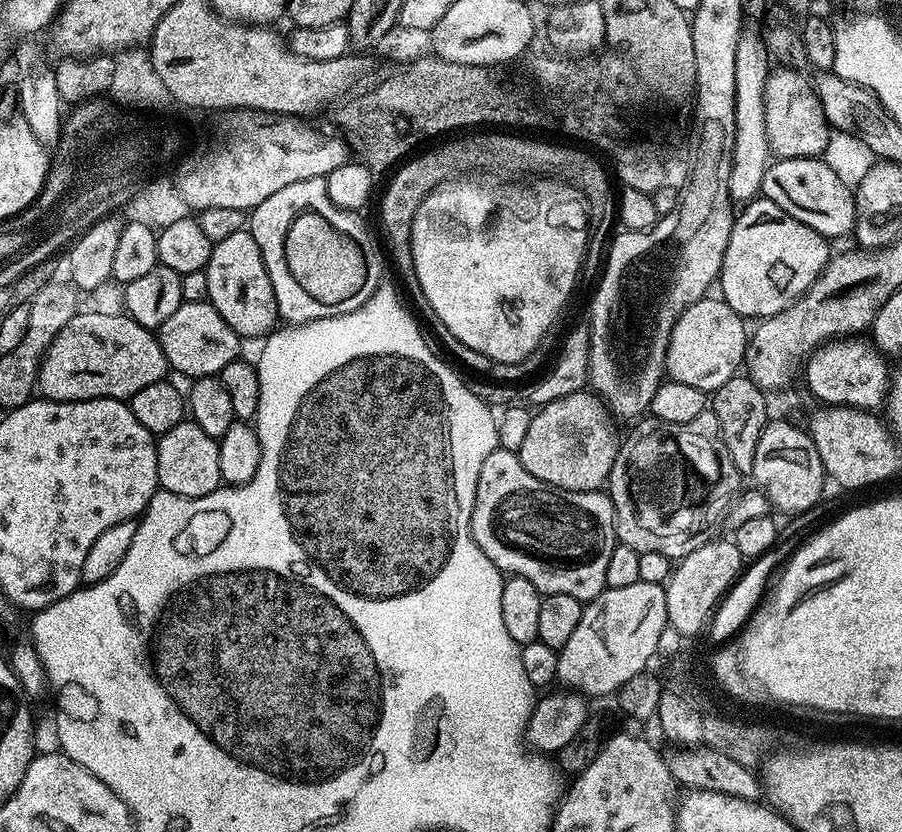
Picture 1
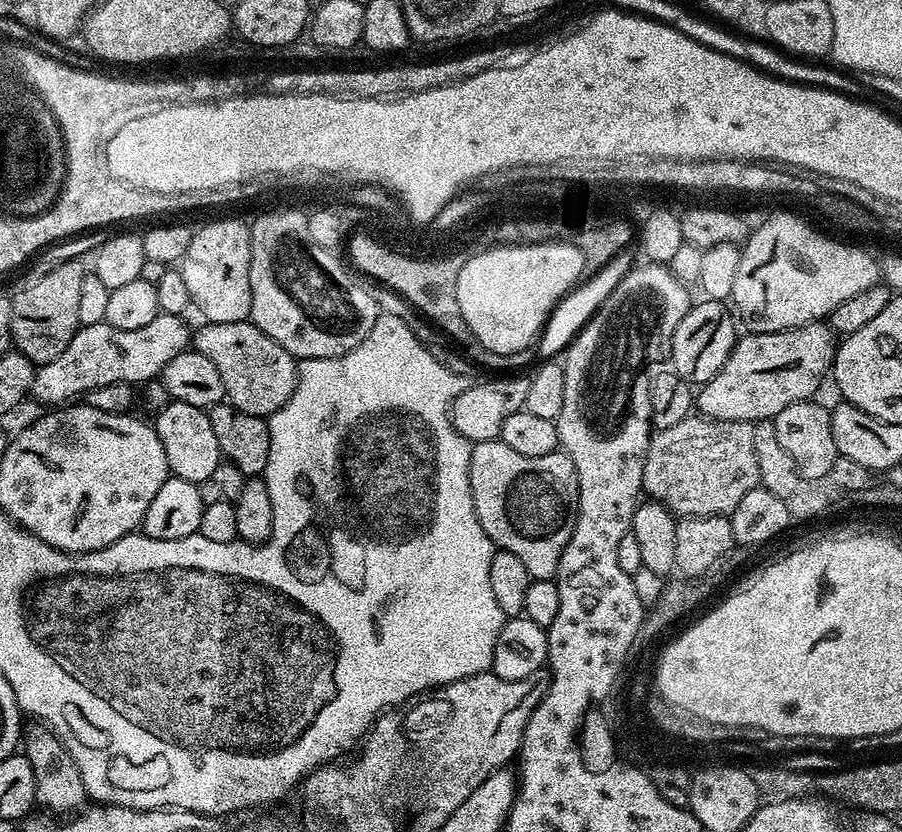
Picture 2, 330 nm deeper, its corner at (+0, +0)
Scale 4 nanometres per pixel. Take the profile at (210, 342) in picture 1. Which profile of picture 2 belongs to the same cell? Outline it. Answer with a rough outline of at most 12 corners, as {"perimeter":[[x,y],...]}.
{"perimeter":[[201,323],[227,403],[273,416],[298,361],[257,324]]}

